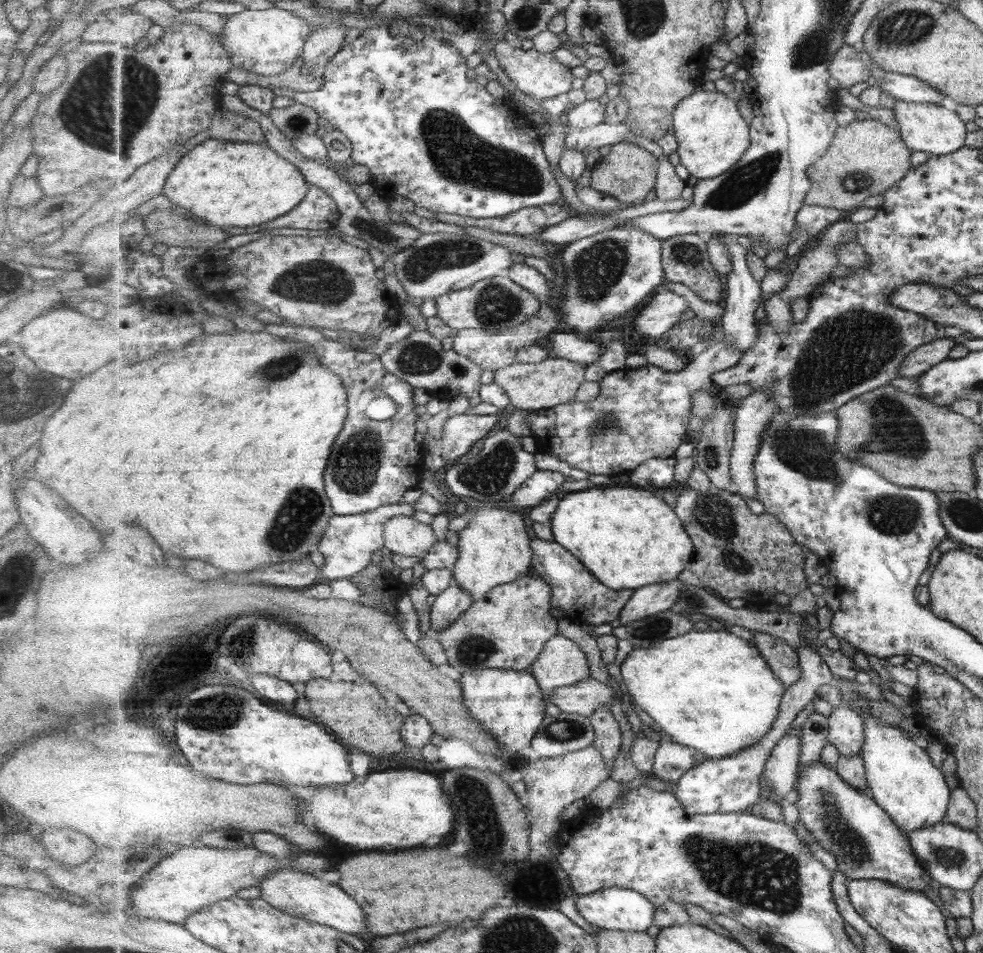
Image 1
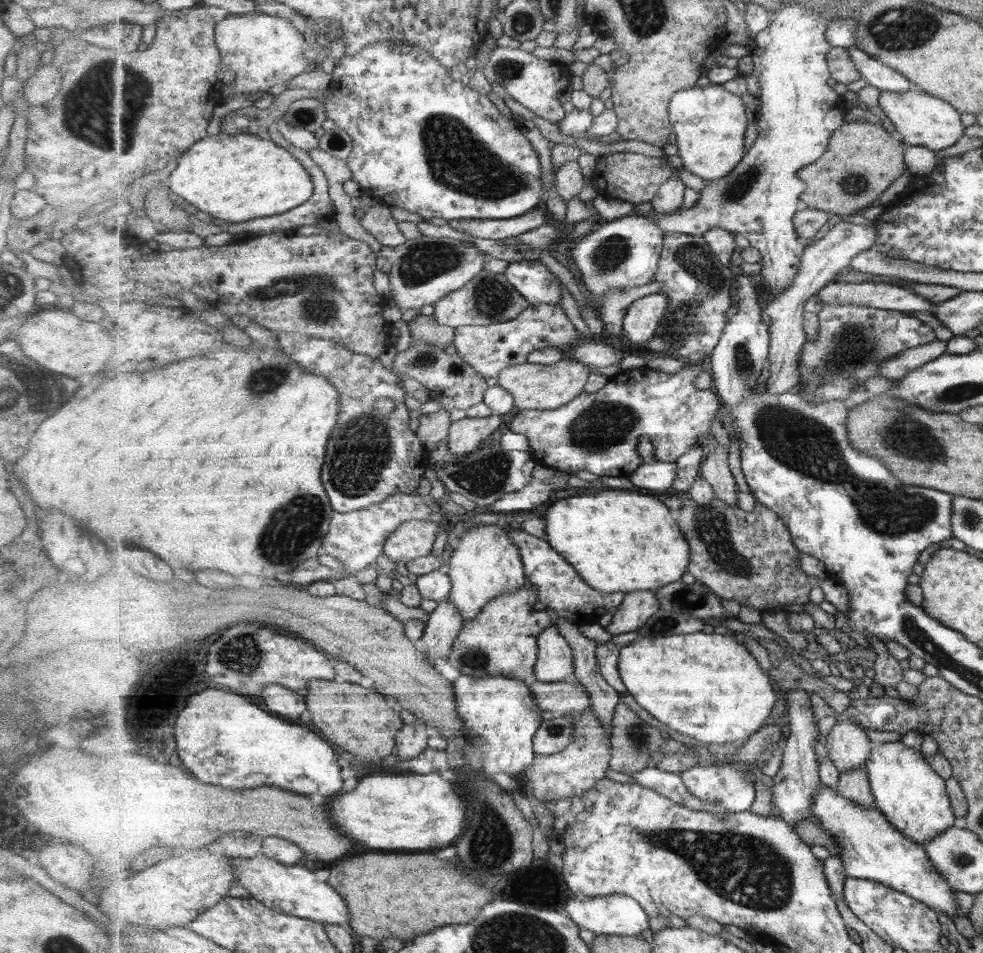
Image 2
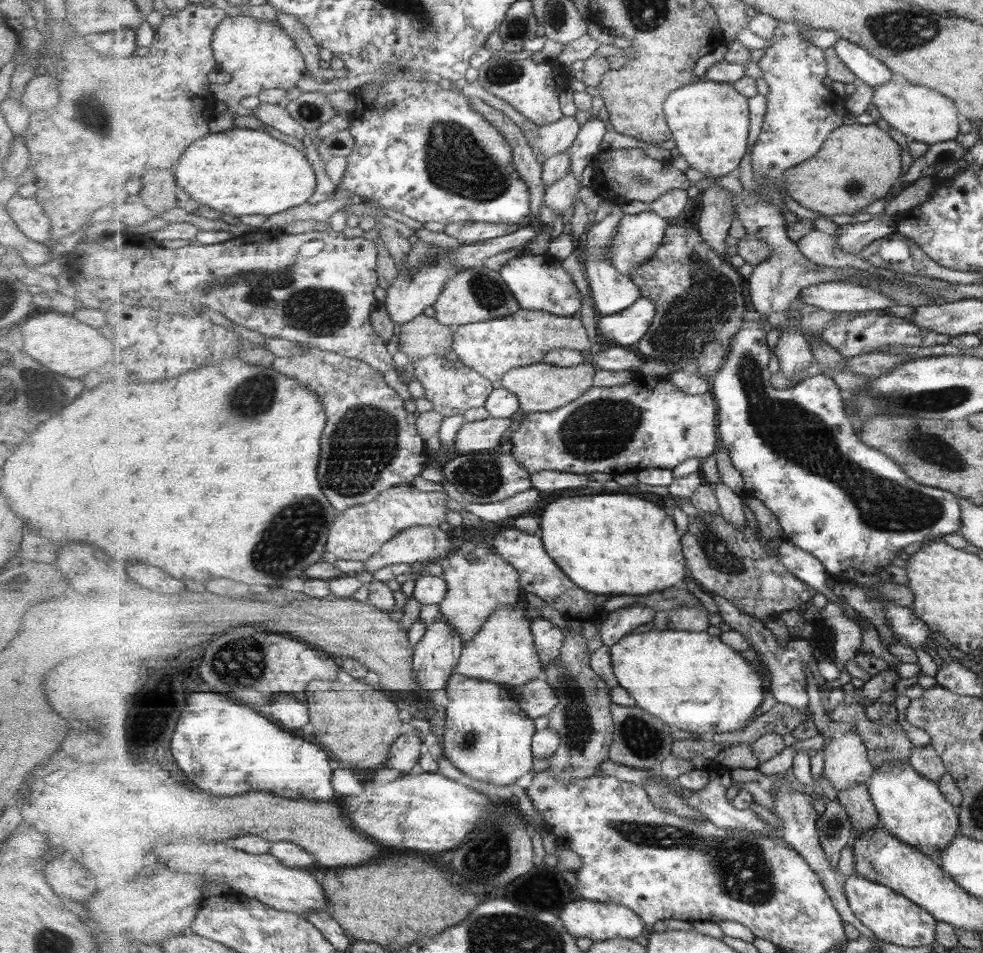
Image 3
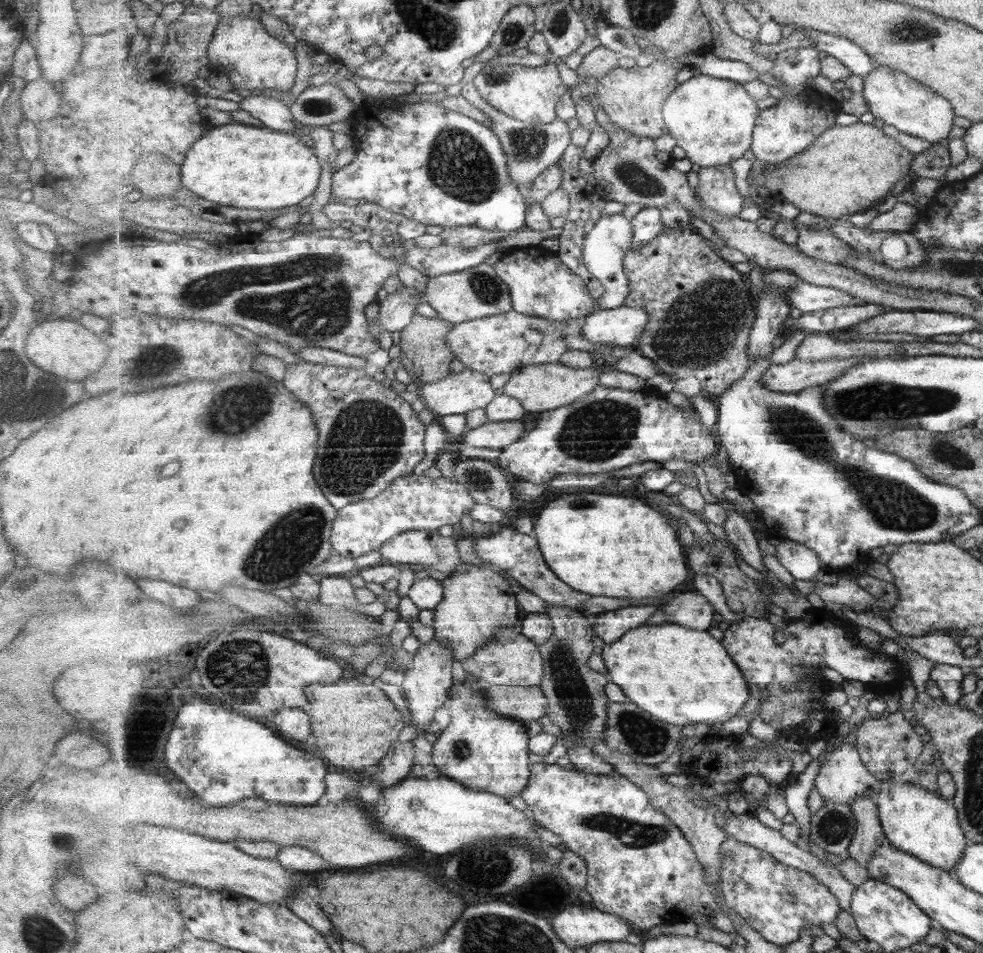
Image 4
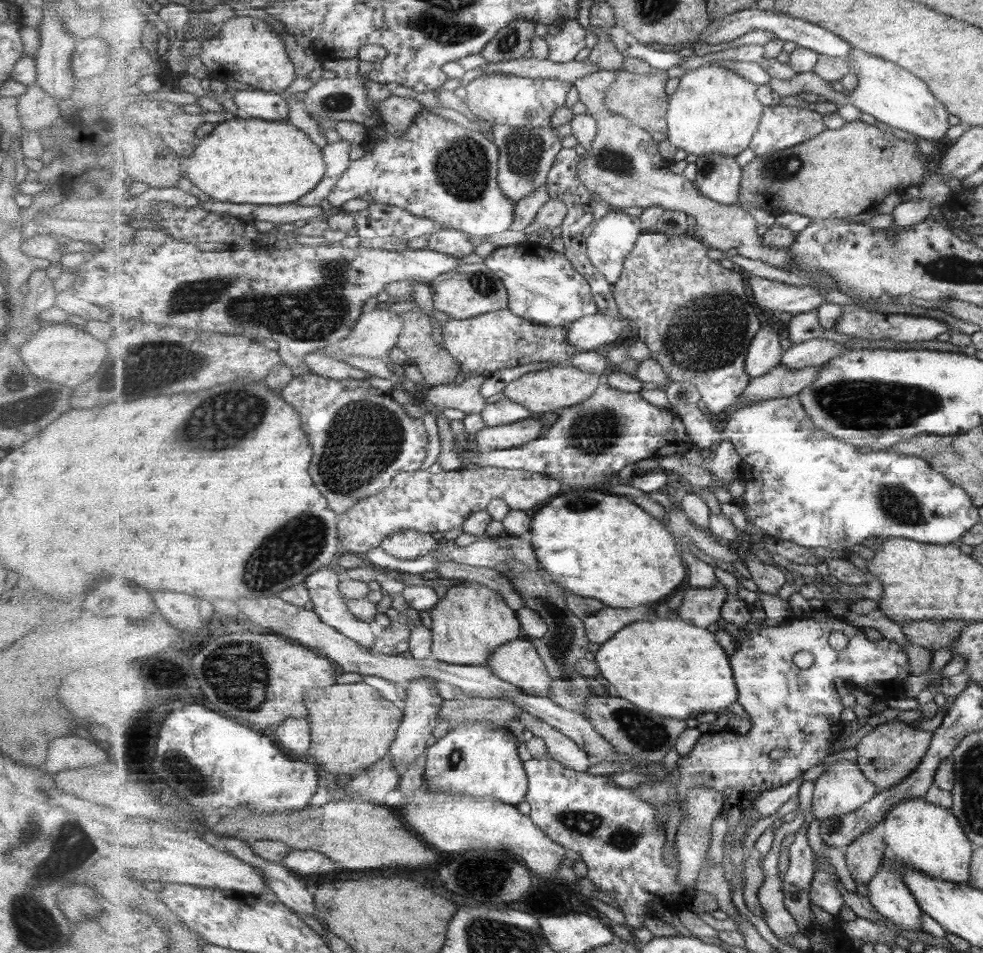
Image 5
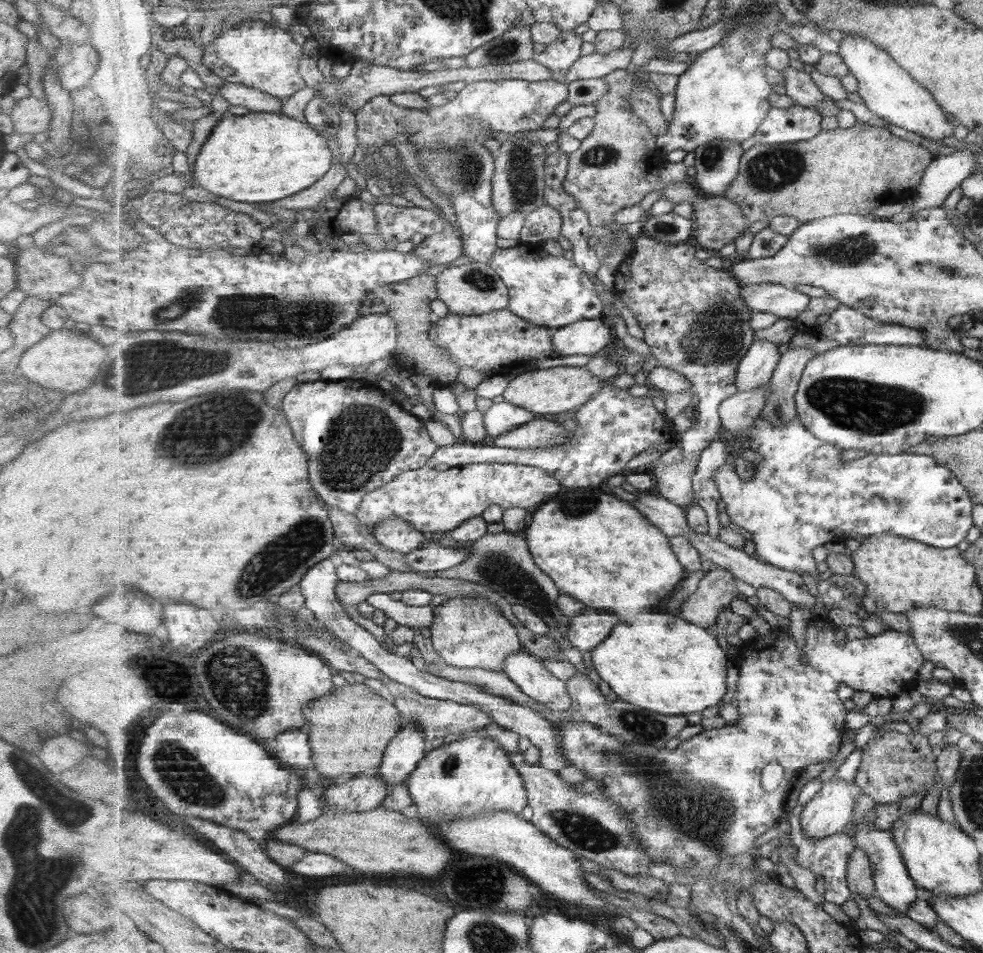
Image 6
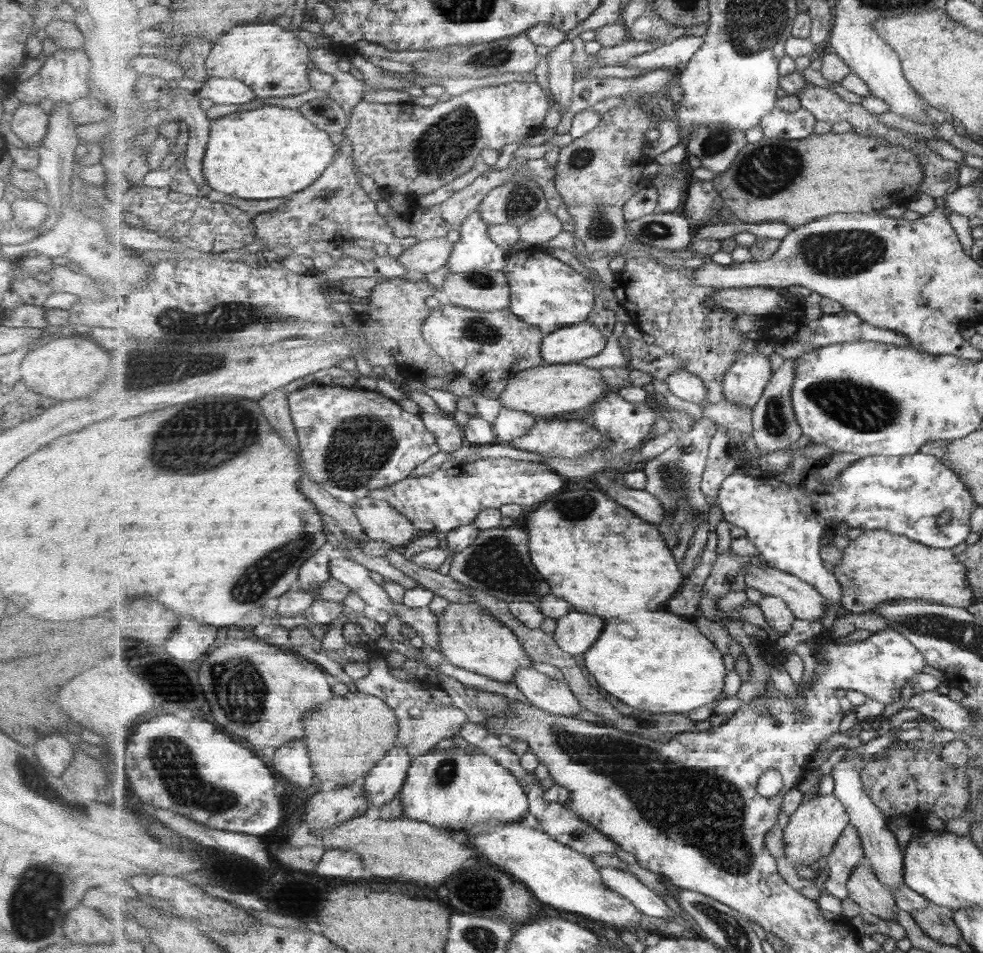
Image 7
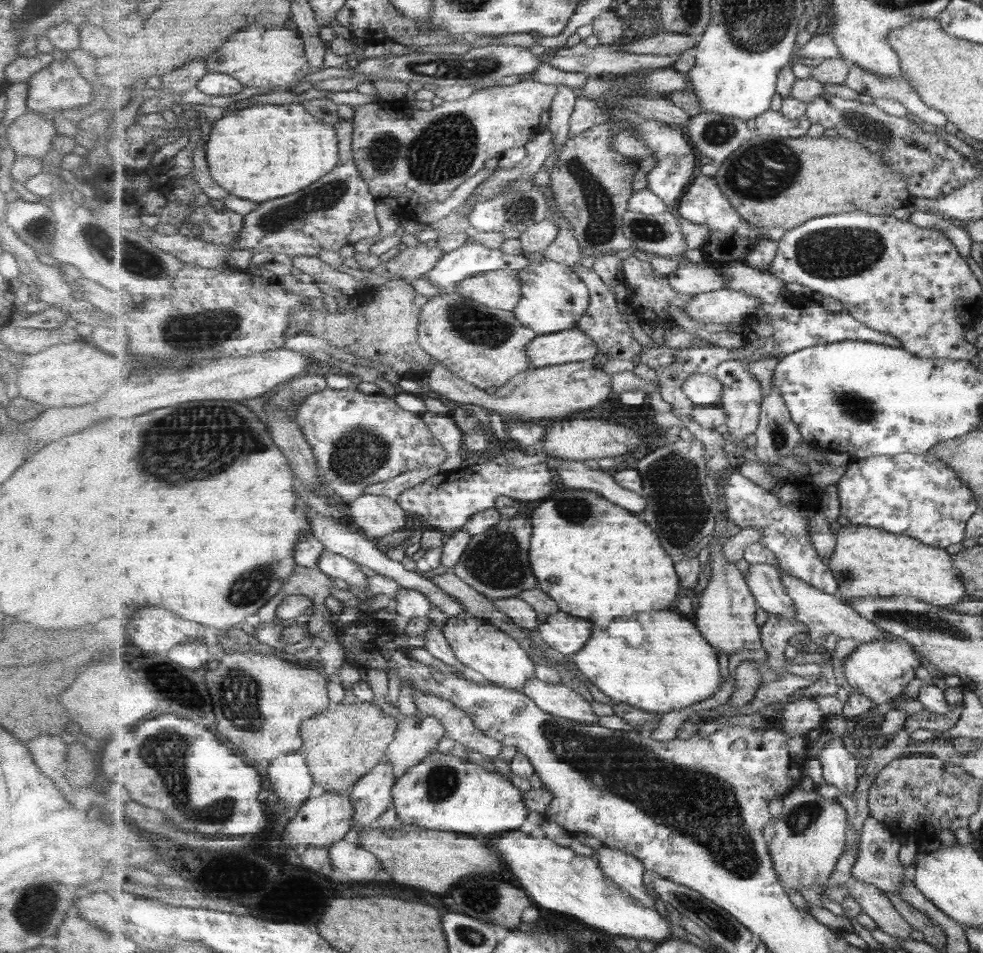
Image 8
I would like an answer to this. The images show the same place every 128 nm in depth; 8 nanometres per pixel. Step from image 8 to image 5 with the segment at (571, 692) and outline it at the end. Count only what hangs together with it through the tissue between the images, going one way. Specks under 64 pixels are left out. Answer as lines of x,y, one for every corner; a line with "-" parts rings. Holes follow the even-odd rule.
522,637
499,647
487,661
487,668
531,696
551,696
554,678
530,638

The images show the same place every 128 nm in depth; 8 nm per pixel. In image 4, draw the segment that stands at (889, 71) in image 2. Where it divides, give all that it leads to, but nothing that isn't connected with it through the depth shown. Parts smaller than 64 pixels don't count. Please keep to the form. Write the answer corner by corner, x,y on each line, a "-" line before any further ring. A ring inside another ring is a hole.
794,26
794,31
797,31
797,29
807,31
811,35
813,43
817,43
817,49
824,55
831,55
837,58
842,64
851,69
852,74
865,77
867,74
871,74
878,65
861,46
858,46
852,40
811,28

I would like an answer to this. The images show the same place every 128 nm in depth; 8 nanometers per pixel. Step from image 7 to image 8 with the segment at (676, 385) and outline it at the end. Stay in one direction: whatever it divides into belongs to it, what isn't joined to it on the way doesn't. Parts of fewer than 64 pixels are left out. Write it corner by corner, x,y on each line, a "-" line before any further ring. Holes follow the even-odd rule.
698,374
689,377
683,383
686,396
697,405
721,406
724,388
715,374

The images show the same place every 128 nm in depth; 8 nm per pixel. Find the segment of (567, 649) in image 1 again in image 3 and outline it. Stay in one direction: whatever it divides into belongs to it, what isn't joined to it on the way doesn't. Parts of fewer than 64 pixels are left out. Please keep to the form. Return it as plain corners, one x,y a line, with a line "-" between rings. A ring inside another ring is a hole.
537,616
531,624
531,631
534,632
535,646
538,648
538,654
542,657
543,666
555,662
561,656
563,642
566,636
562,628
553,624
541,616

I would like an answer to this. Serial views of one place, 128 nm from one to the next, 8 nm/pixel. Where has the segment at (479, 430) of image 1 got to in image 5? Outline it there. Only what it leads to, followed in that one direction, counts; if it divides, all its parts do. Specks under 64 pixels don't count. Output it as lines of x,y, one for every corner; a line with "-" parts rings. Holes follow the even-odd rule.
529,418
513,424
487,426
476,434
476,444
481,451
505,450
523,446
542,437
546,430
539,420

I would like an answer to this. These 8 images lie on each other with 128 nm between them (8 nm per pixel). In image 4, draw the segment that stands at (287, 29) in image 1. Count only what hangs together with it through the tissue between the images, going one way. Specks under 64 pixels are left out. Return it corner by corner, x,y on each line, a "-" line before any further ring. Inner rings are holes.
246,14
222,17
211,41
208,49
209,70
213,73
225,73
231,79
235,90
243,88
253,92
270,88
287,92
295,86
299,70
295,50
283,40
275,38
259,19
253,20

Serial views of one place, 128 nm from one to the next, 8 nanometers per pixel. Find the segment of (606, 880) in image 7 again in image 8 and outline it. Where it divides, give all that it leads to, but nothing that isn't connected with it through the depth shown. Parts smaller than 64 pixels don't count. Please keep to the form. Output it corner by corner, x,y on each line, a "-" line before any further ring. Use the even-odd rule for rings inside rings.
605,846
595,849
595,858
597,858
603,873
614,881
620,888
629,892
636,901
640,901
648,908
655,909
657,899
653,898
643,882
643,872
646,871
646,865
639,857
633,856
631,852
625,852
621,848
611,848

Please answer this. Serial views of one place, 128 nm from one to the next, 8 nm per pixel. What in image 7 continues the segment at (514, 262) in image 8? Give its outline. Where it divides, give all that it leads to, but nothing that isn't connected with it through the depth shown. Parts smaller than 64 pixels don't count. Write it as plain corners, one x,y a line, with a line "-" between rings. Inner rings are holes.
479,210
471,213
467,217
467,221
463,223
460,231
460,239
454,245
453,254
447,262
449,272
479,272
481,269
489,269
494,271
502,271
509,263
509,255
507,255
506,247
499,246
489,237
490,226
483,221
483,215

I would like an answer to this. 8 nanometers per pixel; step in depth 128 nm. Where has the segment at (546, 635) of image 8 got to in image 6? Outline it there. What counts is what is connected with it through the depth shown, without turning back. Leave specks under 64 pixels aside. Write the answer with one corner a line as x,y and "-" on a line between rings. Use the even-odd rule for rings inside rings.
587,608
583,614
571,617
571,630
567,634
567,640
581,653
593,651
609,638
619,622
621,618
615,614

